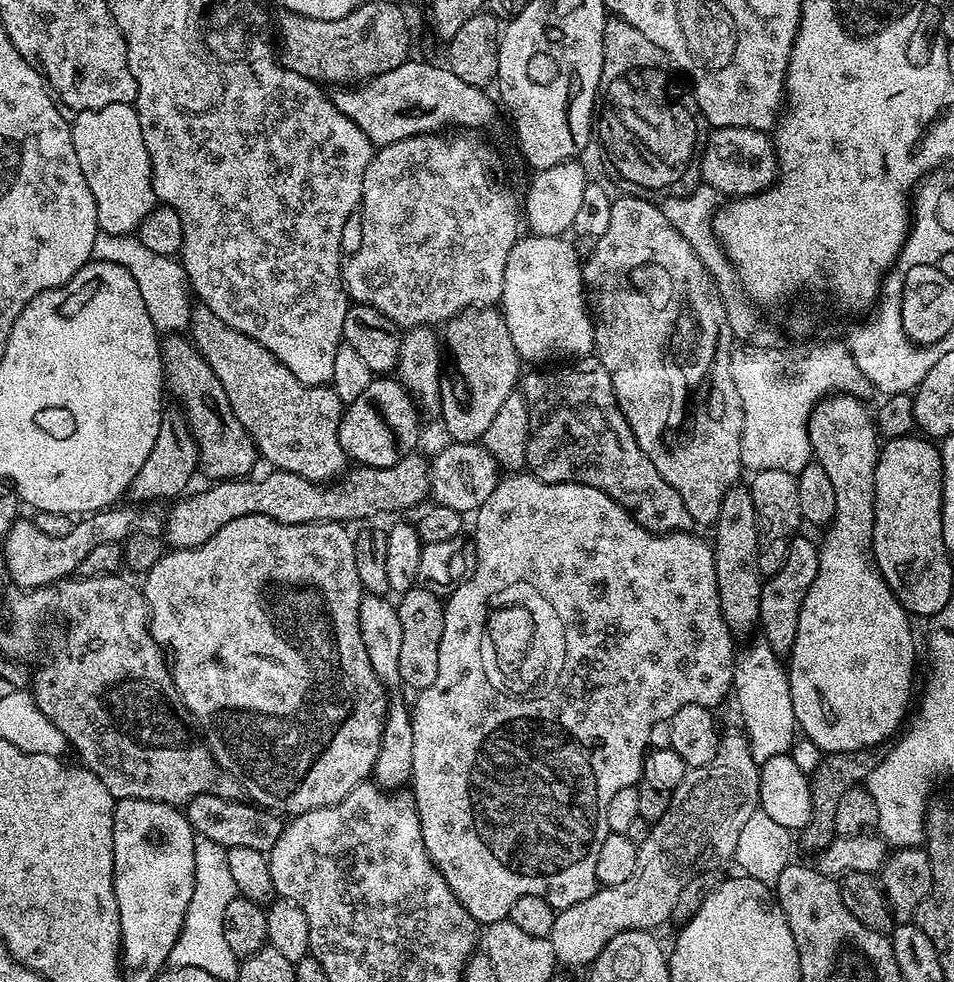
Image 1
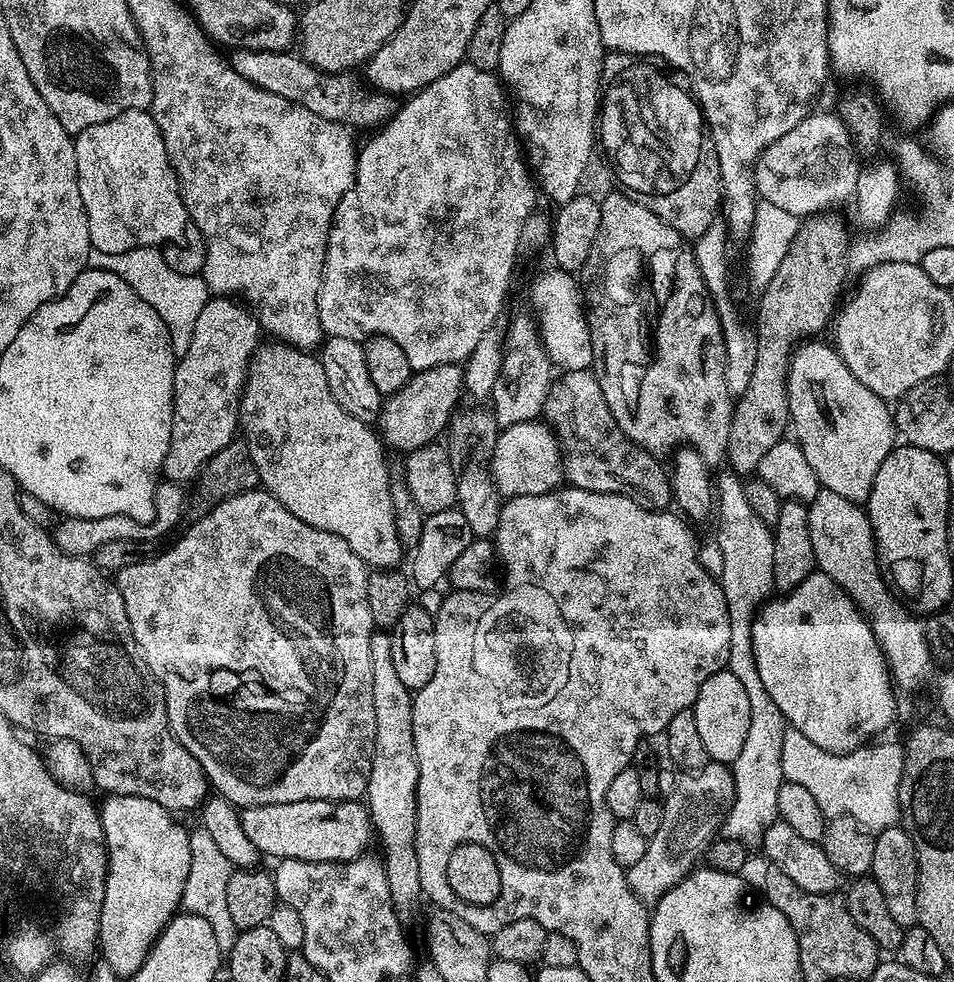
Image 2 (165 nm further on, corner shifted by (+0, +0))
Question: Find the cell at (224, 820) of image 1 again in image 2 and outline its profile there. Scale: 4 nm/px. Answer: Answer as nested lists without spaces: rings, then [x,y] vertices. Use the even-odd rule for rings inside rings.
[[[303,800],[281,804],[251,804],[240,812],[241,824],[246,835],[254,842],[261,857],[276,856],[277,861],[301,860],[319,864],[341,864],[356,860],[369,851],[368,843],[374,840],[372,818],[360,800]]]

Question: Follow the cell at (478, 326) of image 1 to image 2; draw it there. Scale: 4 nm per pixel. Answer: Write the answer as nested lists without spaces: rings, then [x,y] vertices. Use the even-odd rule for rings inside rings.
[[[476,406],[473,412],[461,411],[450,428],[452,448],[450,455],[453,464],[458,466],[456,485],[458,486],[458,510],[470,522],[473,537],[488,538],[500,525],[500,507],[502,497],[495,481],[492,480],[492,455],[502,431],[491,411],[483,412],[483,407]]]

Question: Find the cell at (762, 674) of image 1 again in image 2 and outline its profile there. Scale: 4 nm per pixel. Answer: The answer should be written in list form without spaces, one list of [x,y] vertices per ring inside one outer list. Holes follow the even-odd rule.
[[[725,470],[720,476],[720,481],[718,478],[714,484],[718,493],[718,512],[720,508],[720,521],[716,524],[716,544],[720,547],[718,579],[730,614],[730,658],[727,669],[742,682],[750,700],[750,728],[747,731],[746,742],[743,743],[741,754],[730,767],[734,786],[740,784],[740,800],[748,800],[748,816],[777,816],[778,790],[786,783],[782,774],[782,738],[786,721],[782,710],[774,706],[774,698],[770,698],[766,686],[762,684],[762,678],[758,676],[758,666],[754,662],[752,649],[752,624],[756,621],[756,613],[774,592],[774,532],[766,522],[762,522],[762,518],[758,518],[758,514],[754,514],[754,506],[746,502],[744,485],[745,481],[731,470]]]

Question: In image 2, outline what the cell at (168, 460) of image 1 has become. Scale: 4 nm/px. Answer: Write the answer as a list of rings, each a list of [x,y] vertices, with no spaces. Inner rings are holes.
[[[217,295],[209,299],[206,306],[202,306],[202,314],[198,314],[192,341],[183,349],[184,356],[182,352],[174,370],[172,433],[163,470],[163,475],[167,479],[177,482],[195,481],[206,466],[206,462],[210,462],[210,458],[214,458],[218,450],[222,450],[237,439],[240,428],[240,397],[244,395],[244,383],[248,377],[248,367],[252,365],[252,357],[262,344],[260,334],[262,335],[262,327],[255,311],[235,299]]]

